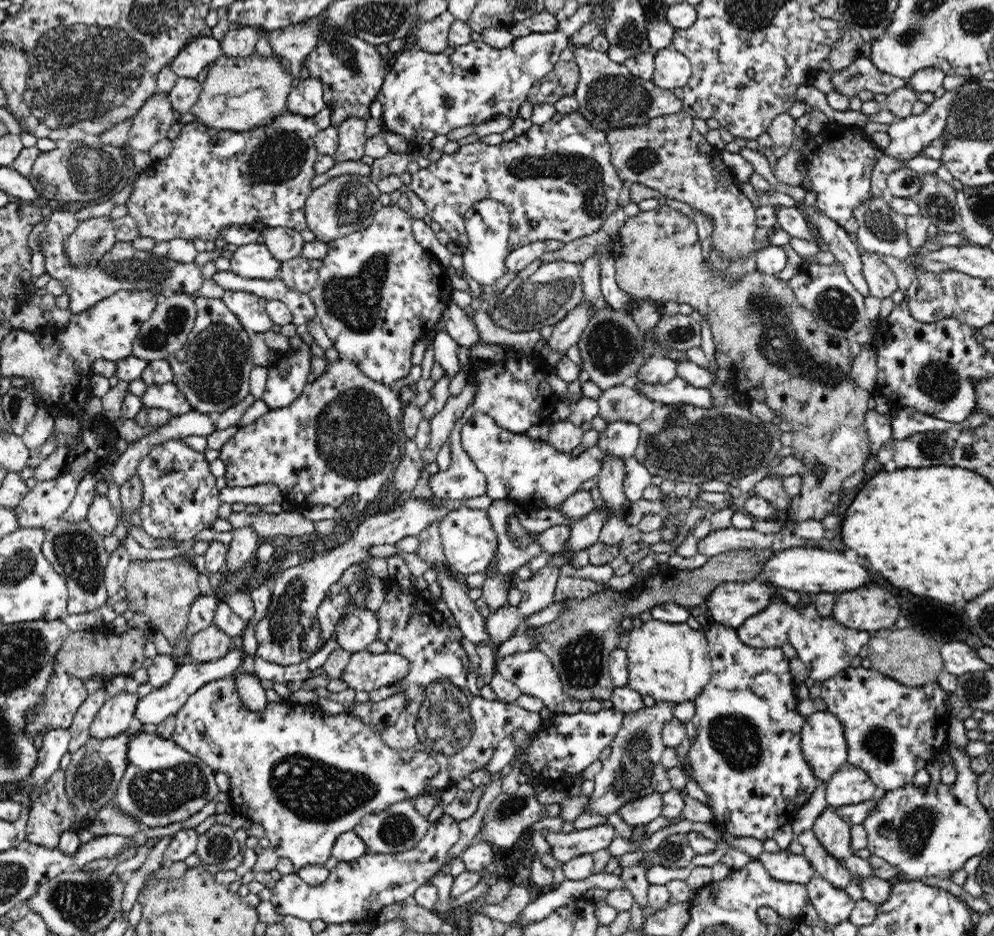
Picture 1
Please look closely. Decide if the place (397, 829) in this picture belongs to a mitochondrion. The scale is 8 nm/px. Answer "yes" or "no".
yes

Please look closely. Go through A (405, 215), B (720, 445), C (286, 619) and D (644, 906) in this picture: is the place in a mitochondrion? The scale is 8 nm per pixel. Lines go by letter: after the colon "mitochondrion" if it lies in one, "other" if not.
A: other
B: mitochondrion
C: mitochondrion
D: other

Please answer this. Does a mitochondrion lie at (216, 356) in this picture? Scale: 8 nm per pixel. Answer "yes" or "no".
yes

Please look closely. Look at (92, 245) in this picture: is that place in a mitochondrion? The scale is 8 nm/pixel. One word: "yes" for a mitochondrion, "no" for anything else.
yes

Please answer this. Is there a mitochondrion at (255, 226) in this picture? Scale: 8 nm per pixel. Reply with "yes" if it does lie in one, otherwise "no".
no

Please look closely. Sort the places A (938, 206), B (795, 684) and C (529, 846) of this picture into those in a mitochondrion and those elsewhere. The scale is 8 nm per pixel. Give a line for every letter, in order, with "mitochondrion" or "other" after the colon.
A: mitochondrion
B: other
C: other

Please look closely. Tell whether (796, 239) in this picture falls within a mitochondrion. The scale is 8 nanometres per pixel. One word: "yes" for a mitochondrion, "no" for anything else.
no

